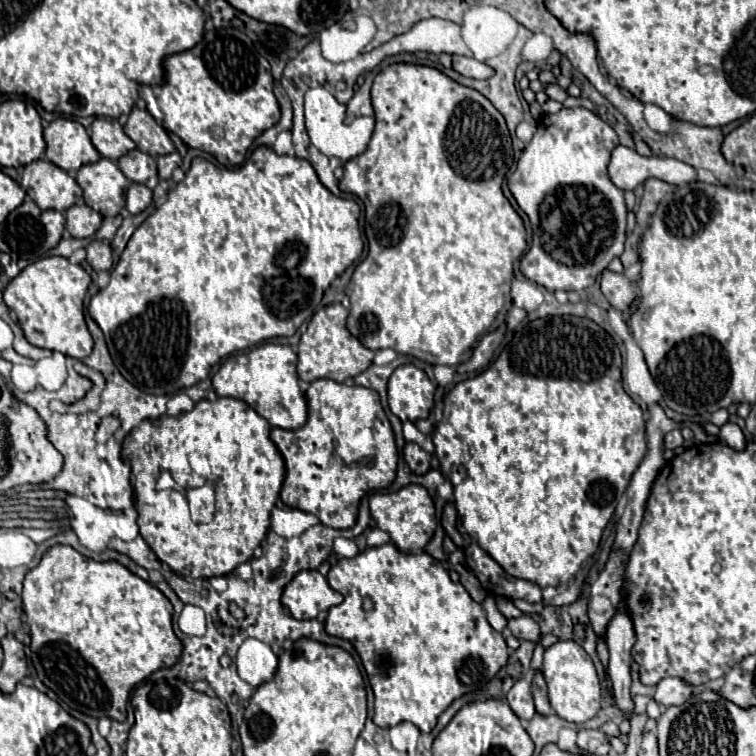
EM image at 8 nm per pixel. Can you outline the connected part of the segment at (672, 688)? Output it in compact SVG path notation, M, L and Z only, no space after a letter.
M664 678L656 686L654 700L660 706L670 708L670 706L682 706L690 694L692 694L692 686L686 686L686 682L682 682L680 678Z

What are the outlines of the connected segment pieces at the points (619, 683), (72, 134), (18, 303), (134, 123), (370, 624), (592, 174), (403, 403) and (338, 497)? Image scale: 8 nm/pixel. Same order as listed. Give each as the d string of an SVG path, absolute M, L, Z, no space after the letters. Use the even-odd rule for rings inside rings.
M622 608L608 626L606 644L610 650L608 674L614 690L614 704L622 714L630 716L634 712L634 700L630 694L630 648L634 646L634 632L630 626L630 618L622 614Z
M56 118L44 128L44 140L46 160L66 172L74 172L100 158L86 128L74 120Z
M48 256L26 266L14 280L10 280L4 290L4 302L16 312L30 344L82 360L90 356L94 346L84 320L84 296L88 286L90 274L82 266L70 264L60 256Z
M132 108L128 114L128 120L124 124L124 132L136 142L136 148L150 154L150 156L162 156L174 152L174 144L168 136L168 132L148 114L148 110Z
M392 542L384 546L366 548L354 558L344 558L328 572L328 584L344 596L344 602L332 606L326 618L326 632L348 640L368 674L374 690L374 724L380 728L392 728L400 722L412 722L420 732L428 734L438 716L460 696L482 690L496 672L508 662L510 649L504 636L496 632L488 620L484 608L470 598L460 582L452 582L440 560L428 552L402 554ZM364 598L370 598L374 608L364 610Z
M562 108L558 114L548 114L538 122L534 138L524 148L514 174L508 178L508 190L532 224L532 244L520 260L520 270L528 280L550 292L580 292L592 286L610 260L624 252L624 192L616 188L606 174L606 162L610 160L610 150L614 150L614 146L618 146L618 136L600 116L586 108Z
M412 364L398 366L388 380L388 406L402 422L428 418L434 406L436 386Z
M326 378L314 380L306 390L306 402L308 402L308 420L302 428L298 430L272 428L270 432L270 440L276 444L286 466L280 498L290 508L314 514L324 526L352 528L356 522L358 504L362 496L366 496L372 490L386 488L396 476L398 454L390 422L382 410L378 392L364 386L346 386Z

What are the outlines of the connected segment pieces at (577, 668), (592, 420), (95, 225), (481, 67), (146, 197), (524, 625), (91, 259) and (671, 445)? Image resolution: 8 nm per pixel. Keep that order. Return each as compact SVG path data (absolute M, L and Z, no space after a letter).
M564 640L556 642L544 652L544 668L542 668L544 680L548 684L548 698L554 708L554 712L568 720L582 724L598 714L602 708L602 688L600 688L600 678L596 674L592 658L586 654L586 650L574 642L574 640Z
M546 316L528 322L520 330L516 330L512 340L500 352L500 356L484 372L456 384L454 390L446 396L444 418L442 422L438 422L432 434L436 456L442 464L442 474L448 476L448 480L454 486L454 504L460 514L464 530L482 546L482 550L486 550L504 568L508 576L530 580L540 588L546 586L558 588L570 582L574 574L582 568L582 564L598 550L602 532L612 520L618 500L622 498L634 470L640 466L640 462L648 452L644 414L642 408L624 392L620 368L622 368L622 358L616 342L596 322L578 316Z
M76 204L66 210L66 230L74 238L90 238L98 232L102 224L102 214L86 204Z
M452 56L452 68L466 76L466 78L476 78L476 80L482 80L482 78L490 78L490 74L494 70L490 70L488 64L484 62L478 62L476 58L466 58L466 56Z
M132 184L126 192L126 210L130 214L140 214L152 202L152 190L144 184Z
M522 614L520 618L510 618L510 620L508 620L508 628L510 628L510 632L512 632L518 640L538 642L538 640L542 638L538 624L536 624L530 616L526 616L526 614Z
M92 240L86 248L88 256L86 256L86 262L96 270L110 270L112 268L112 250L110 250L110 244L108 242L102 242L102 240Z
M672 430L672 432L668 432L668 434L664 436L664 446L666 446L668 450L678 450L678 448L682 448L682 444L684 444L684 440L682 440L680 430Z

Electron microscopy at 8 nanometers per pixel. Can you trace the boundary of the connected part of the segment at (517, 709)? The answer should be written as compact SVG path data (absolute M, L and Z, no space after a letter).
M518 680L506 694L506 700L512 712L522 720L530 720L536 714L534 698L532 698L532 684L528 680Z

